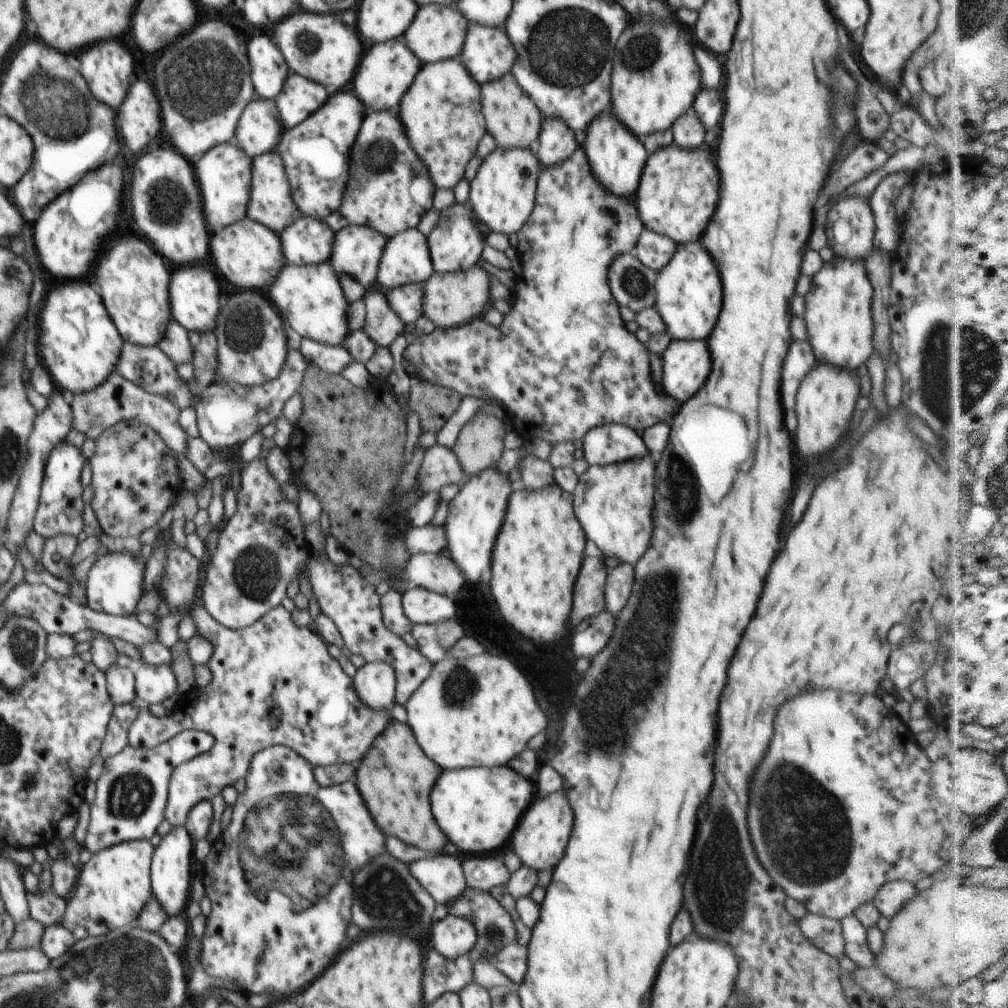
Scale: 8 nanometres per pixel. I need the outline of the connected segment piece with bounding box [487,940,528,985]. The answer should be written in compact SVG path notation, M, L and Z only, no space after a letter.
M517 940L495 955L490 955L487 962L493 964L506 978L516 985L524 980L527 971L528 949Z

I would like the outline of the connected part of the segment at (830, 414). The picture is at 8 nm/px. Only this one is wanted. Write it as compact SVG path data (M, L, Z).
M818 364L802 382L798 390L798 430L796 430L796 448L802 456L818 456L828 452L836 440L842 436L842 432L848 428L852 414L854 414L854 400L858 400L858 394L862 394L863 386L854 382L854 372L848 370L836 370L828 364Z

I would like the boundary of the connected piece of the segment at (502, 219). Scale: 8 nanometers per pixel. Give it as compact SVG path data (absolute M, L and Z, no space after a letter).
M497 146L482 161L470 183L469 200L476 220L494 232L517 233L534 208L541 167L535 148L503 149Z

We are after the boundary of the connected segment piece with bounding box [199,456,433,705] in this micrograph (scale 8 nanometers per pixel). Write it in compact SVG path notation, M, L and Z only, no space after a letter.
M256 457L239 473L236 511L221 530L212 560L206 560L203 565L199 591L203 606L228 628L250 626L269 610L282 605L288 584L299 583L303 572L321 612L334 621L346 648L353 655L363 656L367 663L386 661L394 667L397 678L395 702L405 705L426 680L433 663L386 628L381 615L381 597L376 593L376 587L360 575L356 560L336 565L326 553L312 554L298 503L284 497L280 483L266 467L264 457Z

